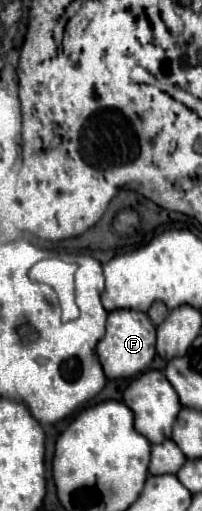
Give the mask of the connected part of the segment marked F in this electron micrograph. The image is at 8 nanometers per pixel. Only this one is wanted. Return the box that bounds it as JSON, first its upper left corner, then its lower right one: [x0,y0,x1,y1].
[96,310,156,378]

